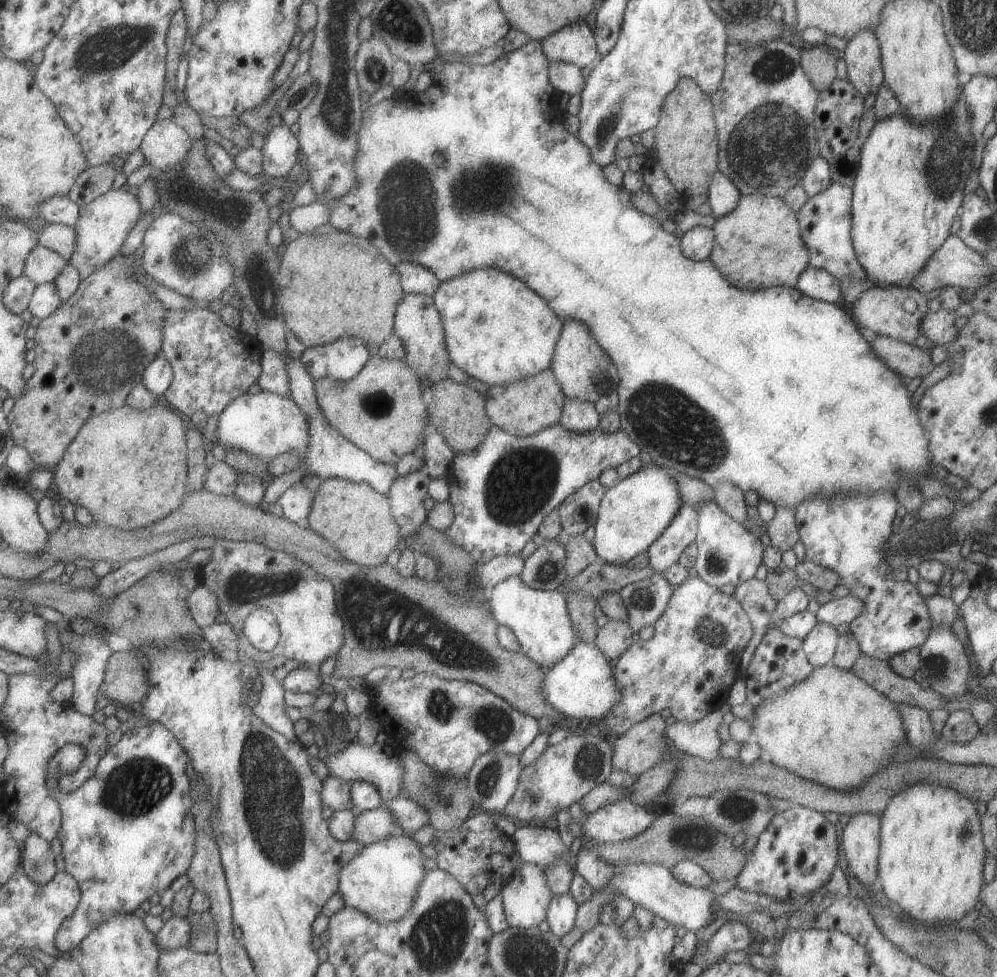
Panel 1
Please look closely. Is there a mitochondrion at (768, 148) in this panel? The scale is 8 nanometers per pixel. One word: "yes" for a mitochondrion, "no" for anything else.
yes

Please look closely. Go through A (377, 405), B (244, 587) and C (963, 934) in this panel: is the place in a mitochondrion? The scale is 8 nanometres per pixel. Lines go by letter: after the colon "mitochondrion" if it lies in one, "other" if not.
A: mitochondrion
B: mitochondrion
C: other

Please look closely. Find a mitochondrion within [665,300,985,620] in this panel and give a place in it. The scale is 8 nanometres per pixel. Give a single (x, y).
(952, 536)

